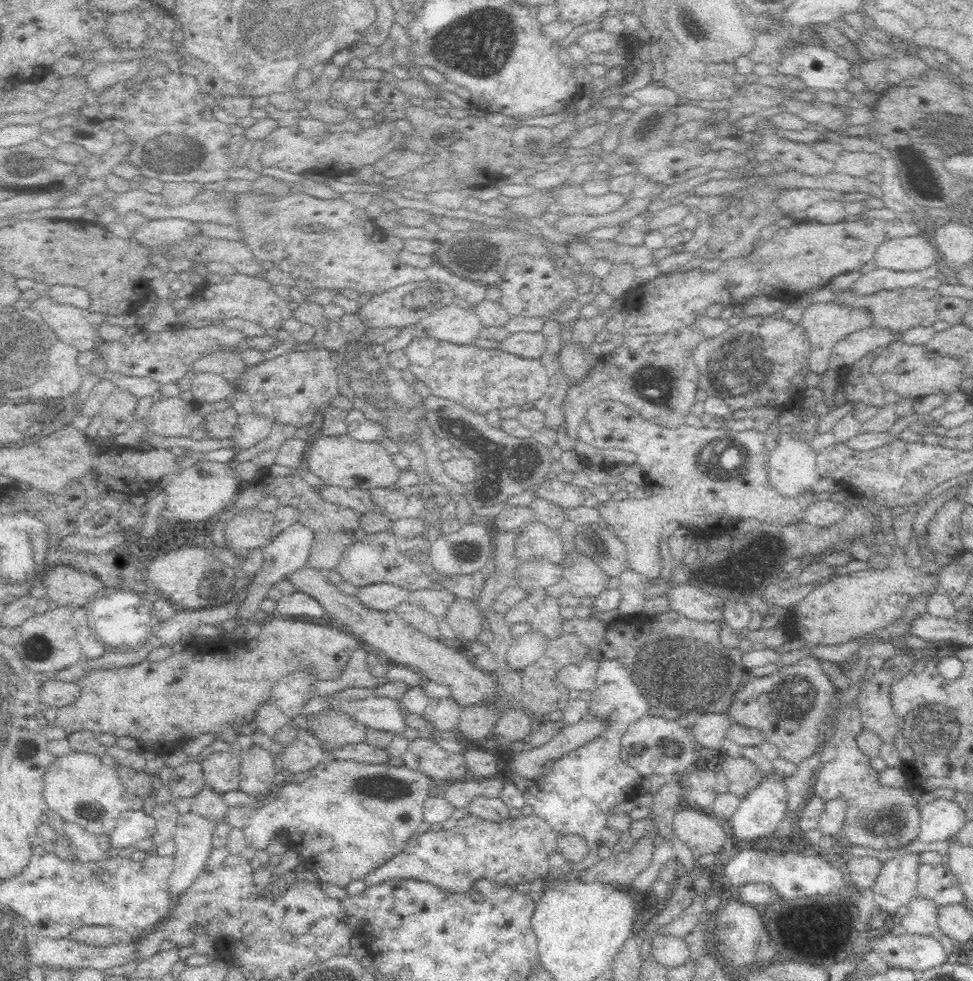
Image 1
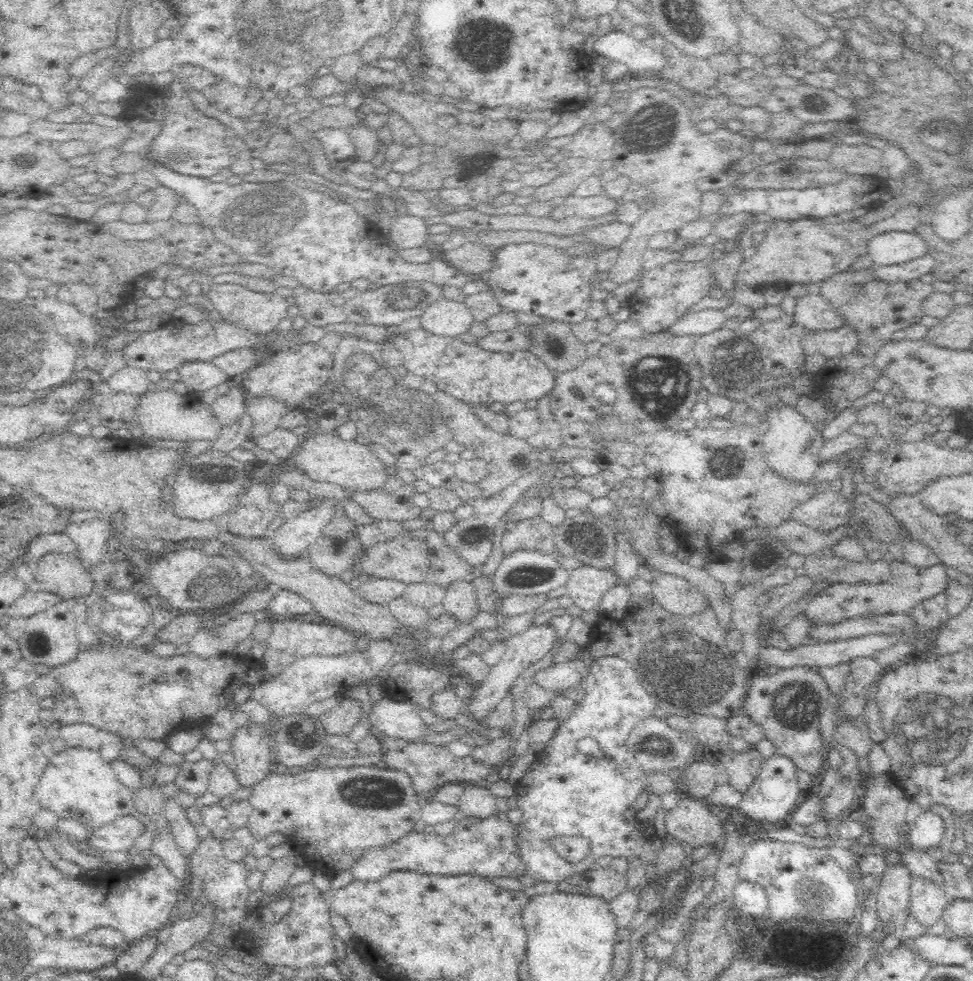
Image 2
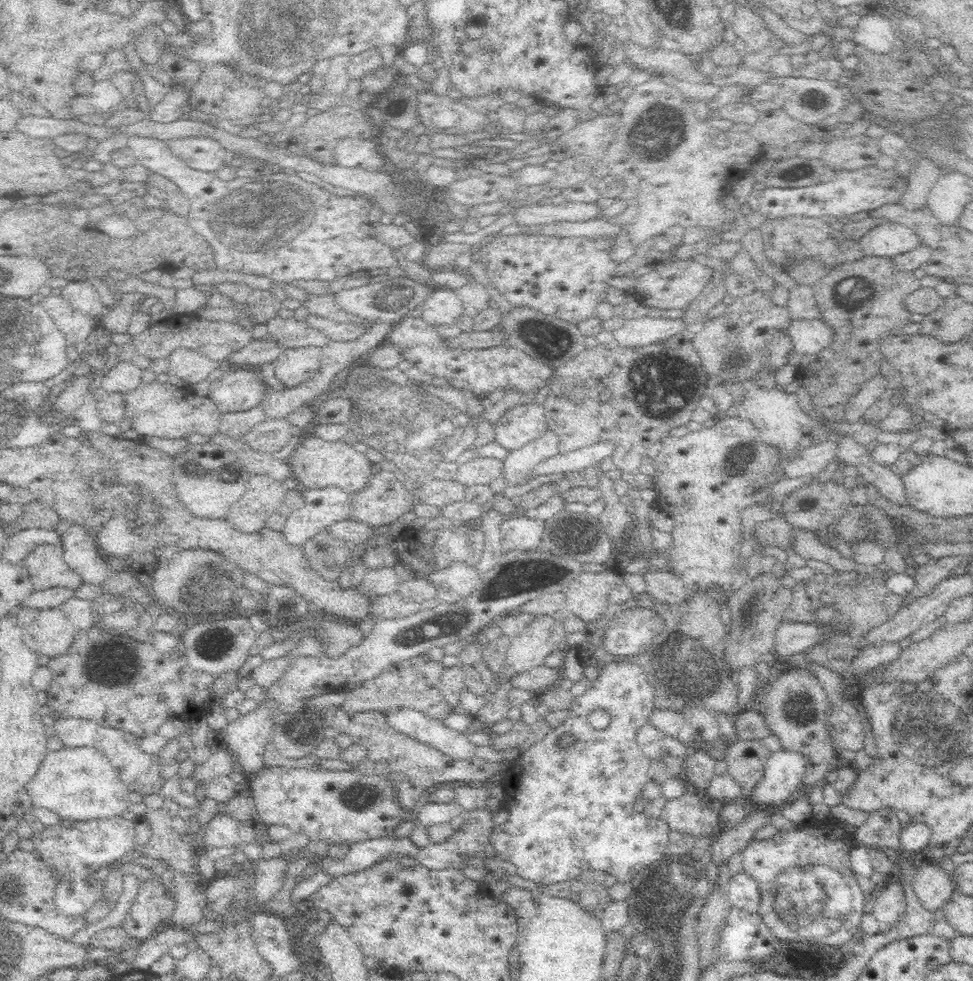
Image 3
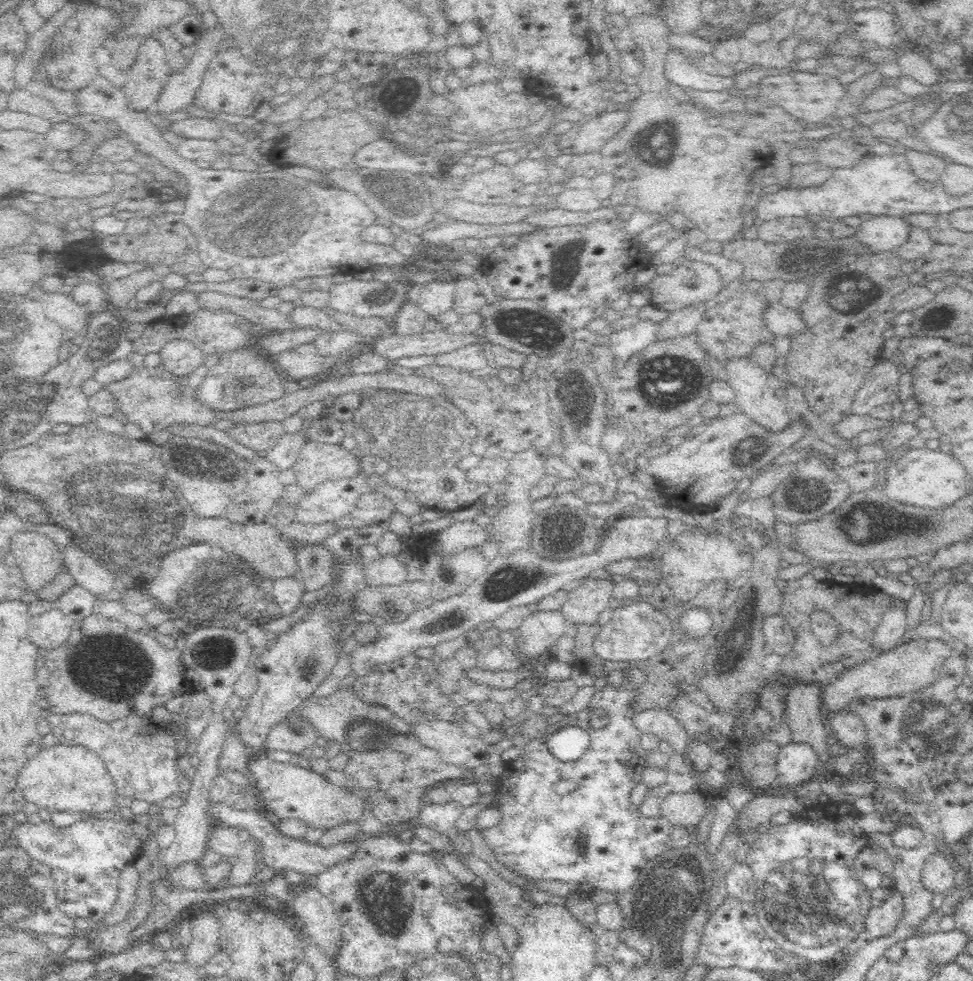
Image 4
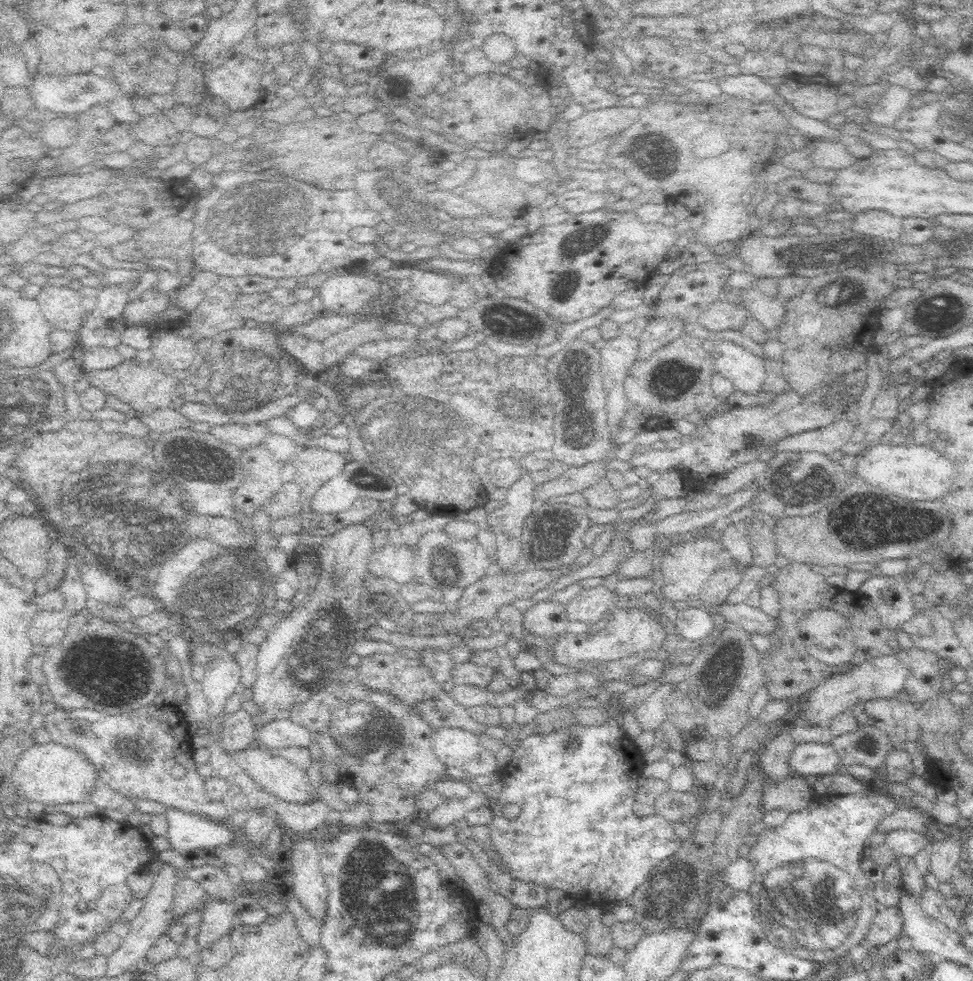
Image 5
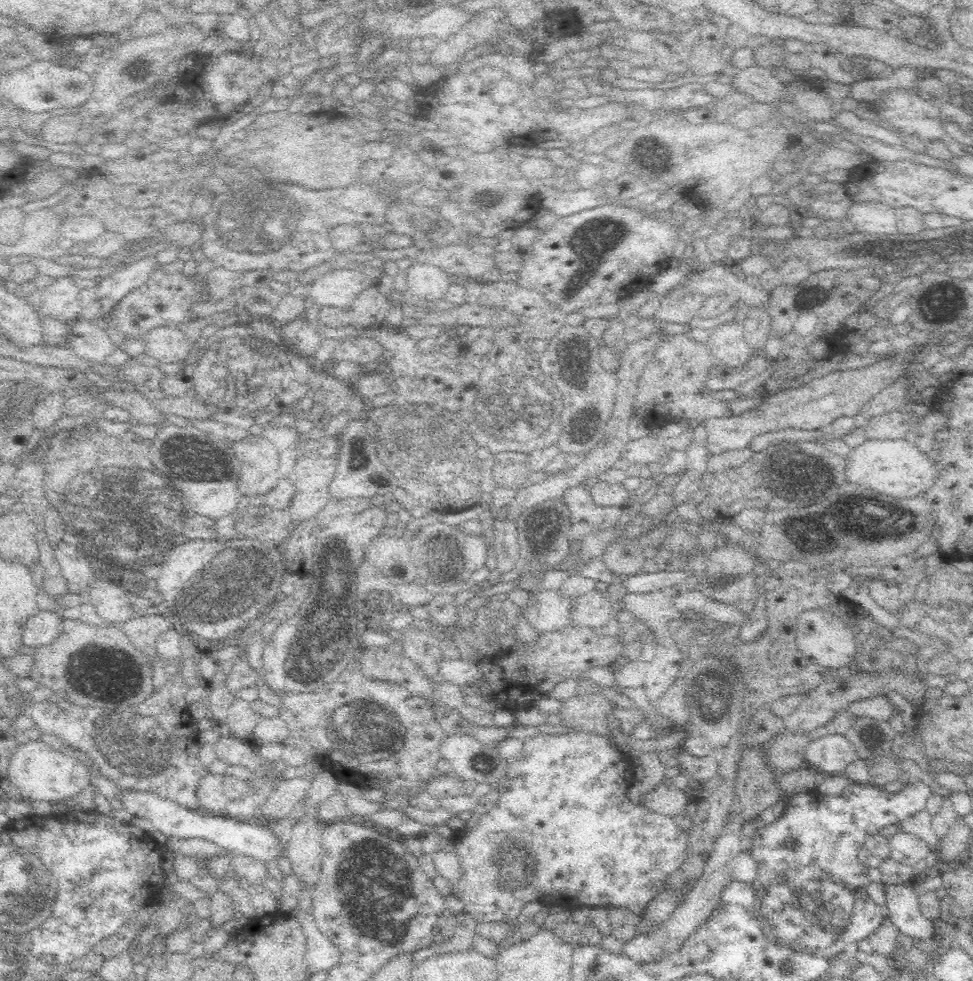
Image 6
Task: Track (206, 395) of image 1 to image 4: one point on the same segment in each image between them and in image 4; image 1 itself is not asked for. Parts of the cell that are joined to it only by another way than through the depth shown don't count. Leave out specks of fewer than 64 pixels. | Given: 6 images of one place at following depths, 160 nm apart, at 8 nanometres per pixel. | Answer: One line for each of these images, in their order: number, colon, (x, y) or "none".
2: (198, 376)
3: (187, 364)
4: (178, 356)

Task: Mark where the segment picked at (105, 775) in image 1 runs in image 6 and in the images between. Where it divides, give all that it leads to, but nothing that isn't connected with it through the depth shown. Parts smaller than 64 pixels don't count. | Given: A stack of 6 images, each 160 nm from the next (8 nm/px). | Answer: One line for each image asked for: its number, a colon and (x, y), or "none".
2: (77, 783)
3: (92, 789)
4: (63, 778)
5: (50, 774)
6: (34, 769)

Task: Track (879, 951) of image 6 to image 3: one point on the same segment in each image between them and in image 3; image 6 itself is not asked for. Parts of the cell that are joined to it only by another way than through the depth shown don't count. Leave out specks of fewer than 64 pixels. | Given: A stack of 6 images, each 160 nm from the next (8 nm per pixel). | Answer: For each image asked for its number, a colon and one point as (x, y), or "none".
3: (889, 904)
4: (882, 918)
5: (886, 926)

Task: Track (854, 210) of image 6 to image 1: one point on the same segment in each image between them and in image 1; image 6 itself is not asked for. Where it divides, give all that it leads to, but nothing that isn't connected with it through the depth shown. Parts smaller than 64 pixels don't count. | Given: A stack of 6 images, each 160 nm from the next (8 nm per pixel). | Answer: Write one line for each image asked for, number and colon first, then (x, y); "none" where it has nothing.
1: (911, 253)
2: (891, 246)
3: (889, 239)
4: (883, 232)
5: (886, 228)

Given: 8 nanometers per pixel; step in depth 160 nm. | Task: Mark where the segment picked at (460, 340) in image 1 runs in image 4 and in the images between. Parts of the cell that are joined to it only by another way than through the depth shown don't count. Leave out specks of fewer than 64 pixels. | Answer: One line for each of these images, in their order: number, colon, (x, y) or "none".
2: (437, 318)
3: (442, 303)
4: (435, 297)

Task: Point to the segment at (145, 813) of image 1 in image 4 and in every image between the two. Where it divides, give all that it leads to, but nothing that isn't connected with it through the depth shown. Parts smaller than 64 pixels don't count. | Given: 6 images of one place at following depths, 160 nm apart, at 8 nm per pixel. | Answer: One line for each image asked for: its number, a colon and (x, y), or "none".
2: (119, 835)
3: (77, 852)
4: (86, 859)

